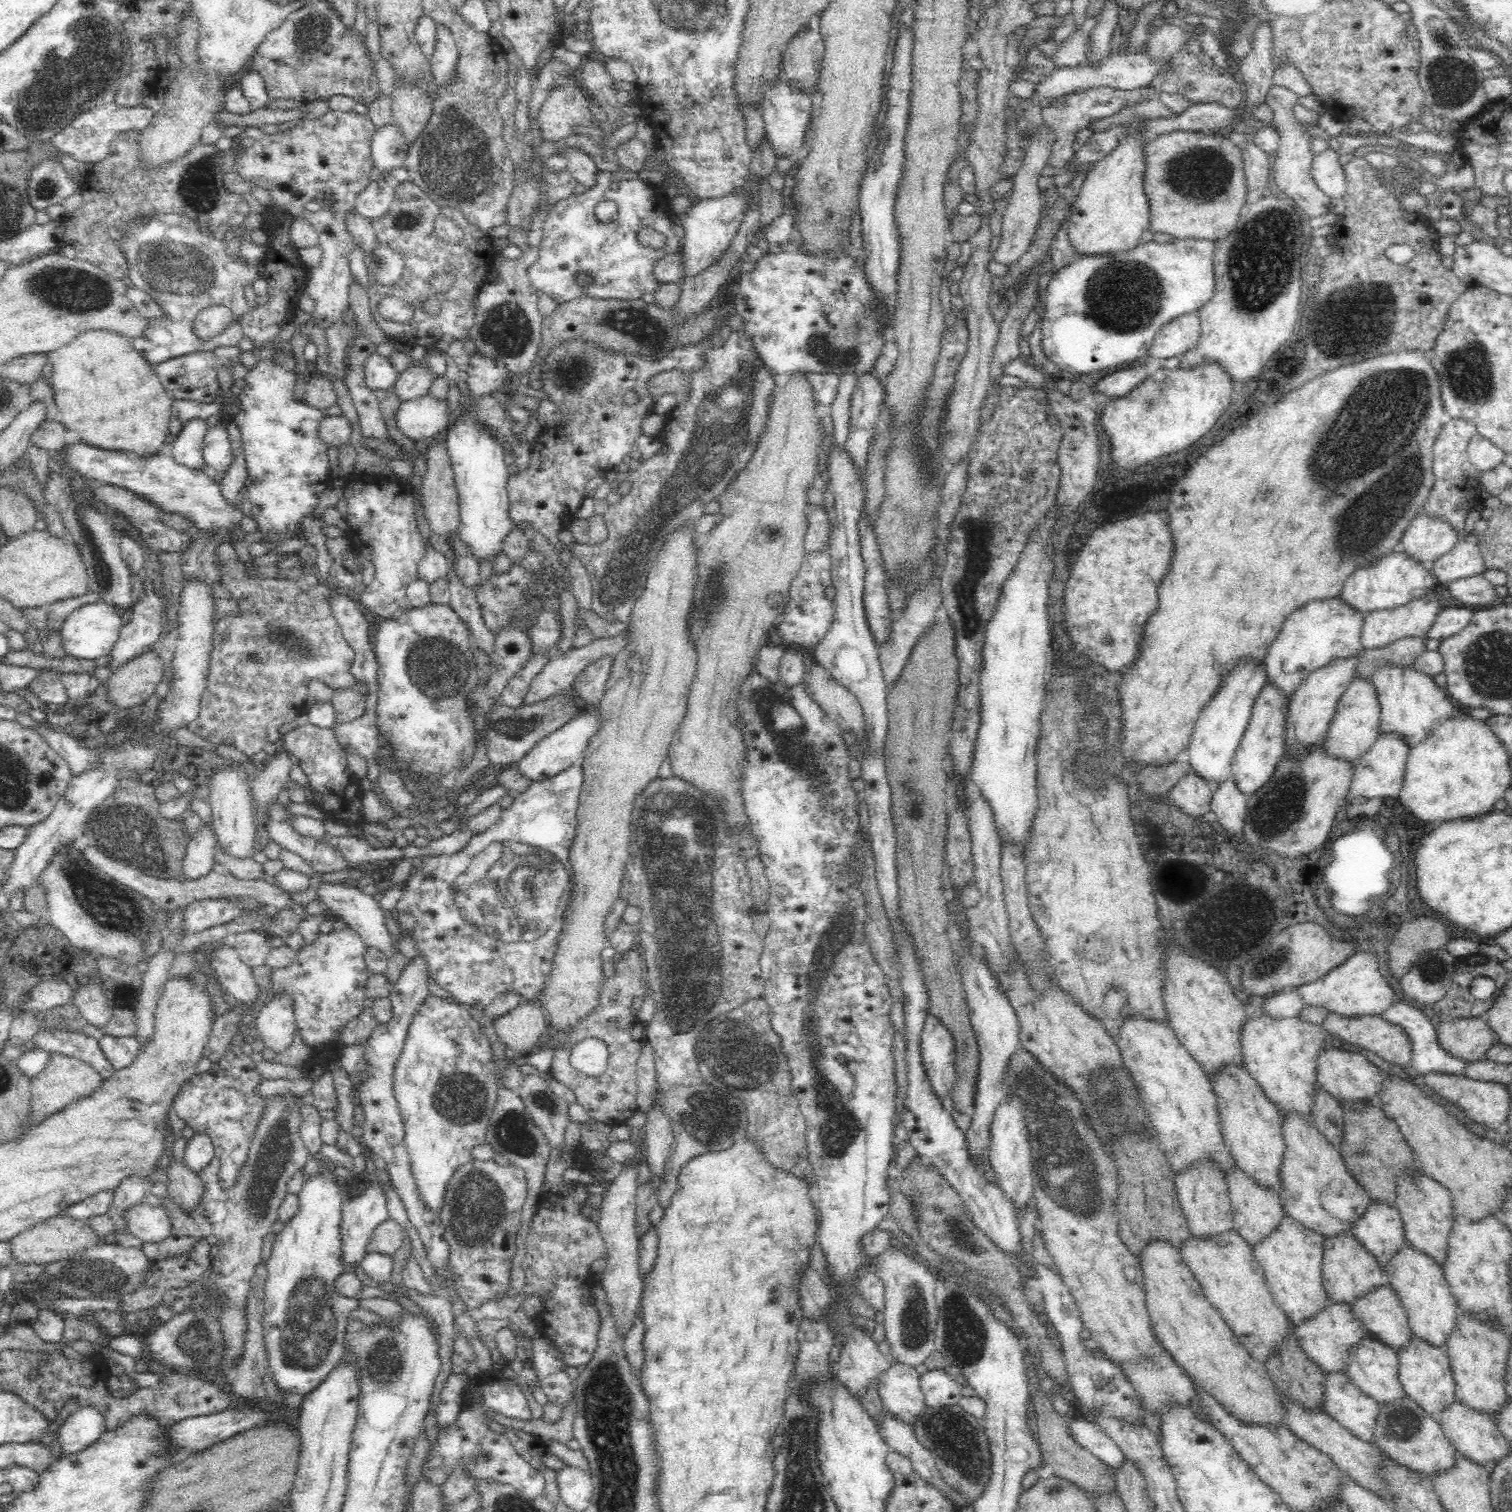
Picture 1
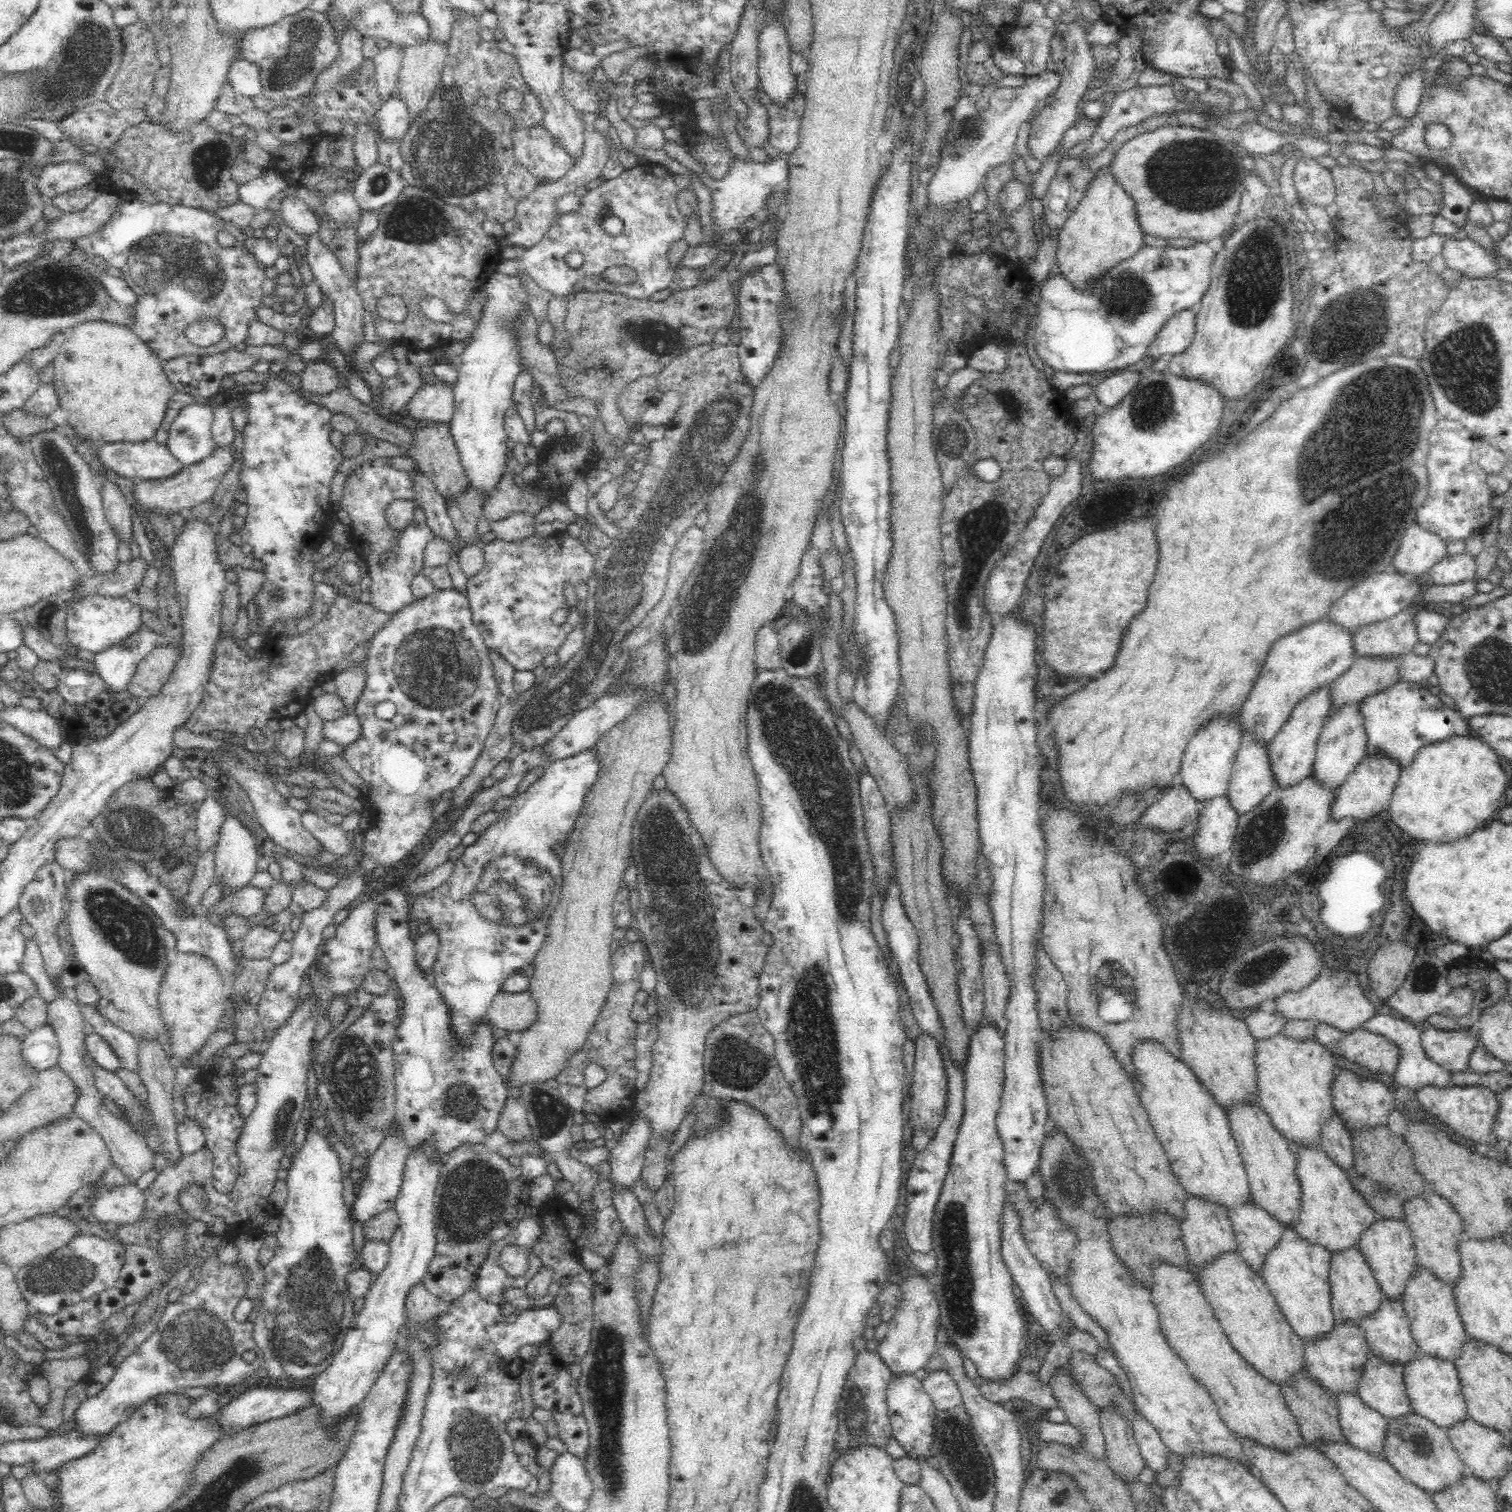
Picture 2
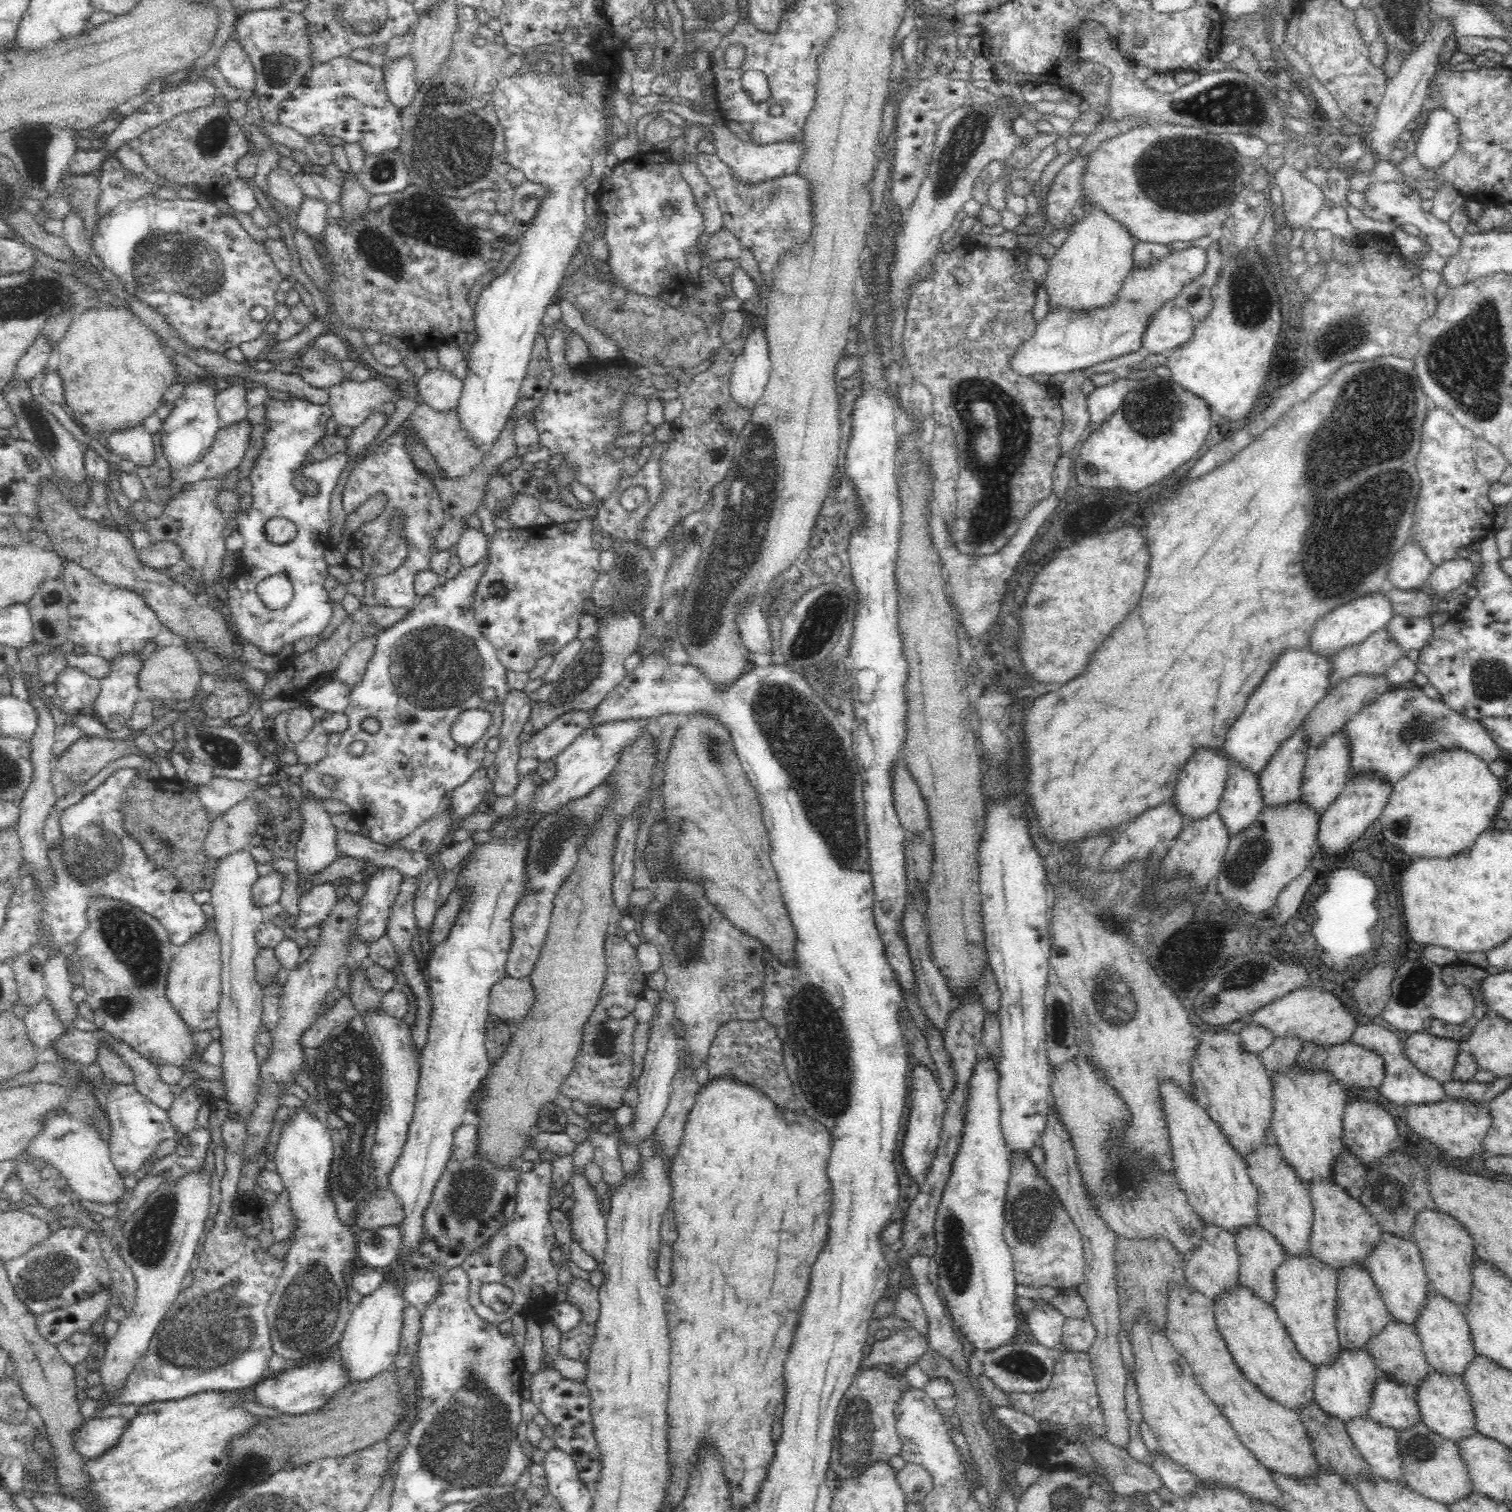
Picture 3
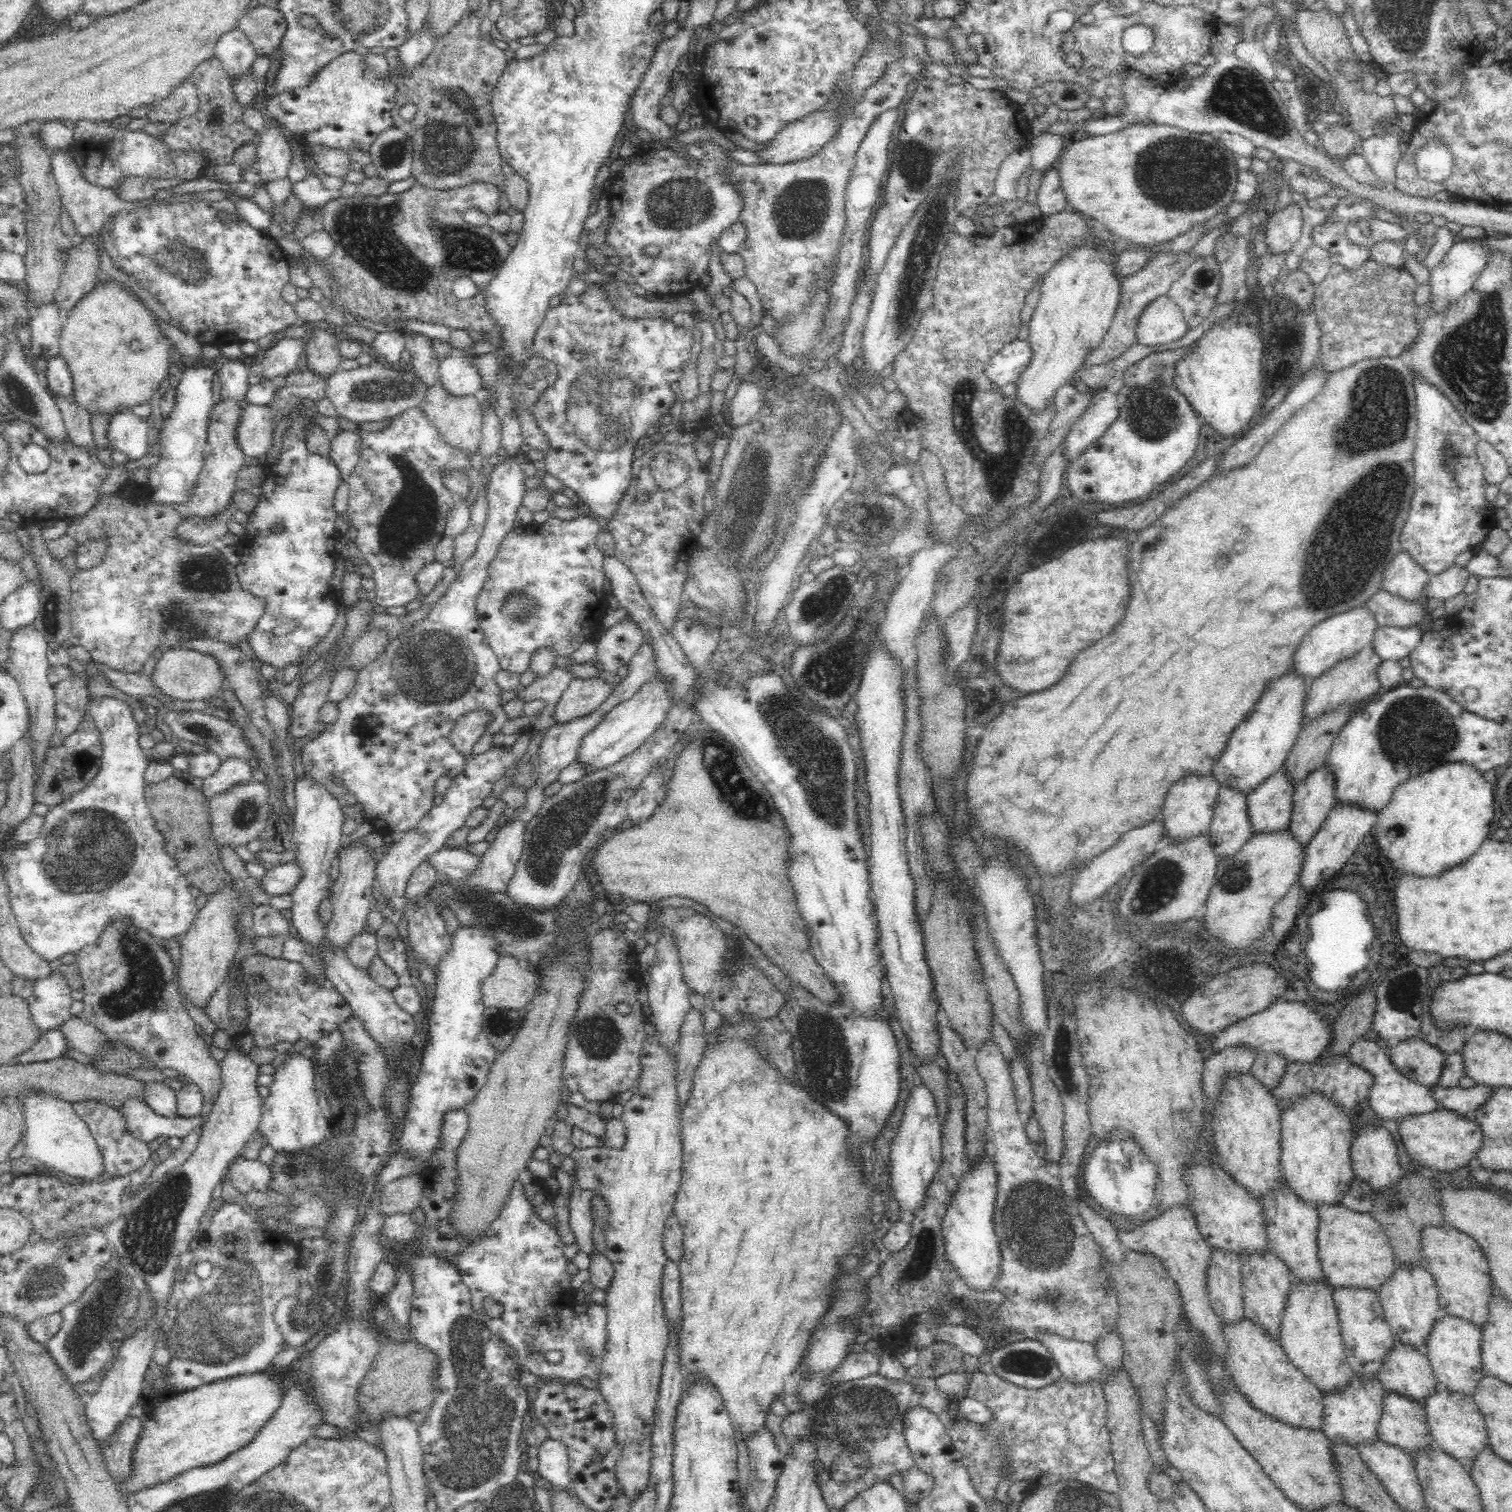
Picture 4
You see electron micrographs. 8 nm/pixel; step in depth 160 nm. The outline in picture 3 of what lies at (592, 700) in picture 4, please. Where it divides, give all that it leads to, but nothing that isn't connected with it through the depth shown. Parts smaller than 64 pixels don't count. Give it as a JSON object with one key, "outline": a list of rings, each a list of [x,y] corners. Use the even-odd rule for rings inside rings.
{"outline":[[[570,712],[520,744],[517,762],[519,780],[535,772],[539,764],[555,759],[582,731],[588,729],[589,712]]]}

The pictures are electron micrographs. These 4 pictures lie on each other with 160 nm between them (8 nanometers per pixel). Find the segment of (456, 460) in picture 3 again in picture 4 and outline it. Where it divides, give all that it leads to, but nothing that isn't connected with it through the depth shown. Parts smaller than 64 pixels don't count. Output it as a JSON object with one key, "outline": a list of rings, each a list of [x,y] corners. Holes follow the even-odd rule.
{"outline":[[[436,382],[432,388],[426,391],[426,396],[416,407],[426,416],[428,424],[432,424],[436,428],[440,439],[442,439],[446,447],[454,449],[455,452],[462,452],[466,459],[472,459],[472,456],[476,454],[476,450],[479,450],[479,445],[483,438],[481,432],[483,428],[483,411],[478,399],[476,399],[476,395],[454,398],[443,392],[441,384]]]}

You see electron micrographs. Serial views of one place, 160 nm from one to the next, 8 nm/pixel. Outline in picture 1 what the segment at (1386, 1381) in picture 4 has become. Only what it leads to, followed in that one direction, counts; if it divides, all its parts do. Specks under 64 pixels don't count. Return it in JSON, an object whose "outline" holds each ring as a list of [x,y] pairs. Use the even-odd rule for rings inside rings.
{"outline":[[[1390,1285],[1374,1287],[1355,1298],[1351,1305],[1357,1322],[1364,1325],[1369,1336],[1396,1350],[1411,1337],[1407,1314]]]}

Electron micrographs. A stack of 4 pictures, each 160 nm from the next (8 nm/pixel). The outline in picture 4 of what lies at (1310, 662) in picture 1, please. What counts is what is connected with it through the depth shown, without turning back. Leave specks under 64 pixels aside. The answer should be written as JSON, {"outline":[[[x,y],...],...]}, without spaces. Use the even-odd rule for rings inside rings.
{"outline":[[[1292,666],[1280,676],[1270,679],[1258,697],[1252,712],[1234,728],[1224,752],[1213,764],[1211,772],[1222,785],[1238,787],[1248,794],[1267,776],[1285,764],[1289,750],[1297,739],[1306,718],[1306,698],[1314,679]]]}

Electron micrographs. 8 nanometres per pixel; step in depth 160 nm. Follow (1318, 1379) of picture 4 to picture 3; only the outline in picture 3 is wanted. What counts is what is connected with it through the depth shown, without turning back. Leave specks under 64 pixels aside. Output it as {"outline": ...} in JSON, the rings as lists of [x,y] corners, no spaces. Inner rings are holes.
{"outline":[[[1310,1250],[1298,1253],[1285,1251],[1285,1257],[1280,1261],[1280,1264],[1274,1269],[1273,1273],[1274,1298],[1271,1303],[1274,1305],[1278,1317],[1284,1323],[1286,1330],[1292,1335],[1296,1347],[1314,1365],[1331,1361],[1341,1347],[1335,1311],[1338,1269],[1326,1263],[1326,1261],[1315,1257]]]}

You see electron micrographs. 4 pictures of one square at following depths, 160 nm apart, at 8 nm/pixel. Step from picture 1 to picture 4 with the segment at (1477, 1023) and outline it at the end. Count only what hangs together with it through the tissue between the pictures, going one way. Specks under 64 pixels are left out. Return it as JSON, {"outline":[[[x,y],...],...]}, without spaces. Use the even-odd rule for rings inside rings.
{"outline":[[[1414,1036],[1392,1042],[1388,1049],[1394,1065],[1406,1077],[1420,1084],[1438,1085],[1447,1056],[1440,1047]]]}

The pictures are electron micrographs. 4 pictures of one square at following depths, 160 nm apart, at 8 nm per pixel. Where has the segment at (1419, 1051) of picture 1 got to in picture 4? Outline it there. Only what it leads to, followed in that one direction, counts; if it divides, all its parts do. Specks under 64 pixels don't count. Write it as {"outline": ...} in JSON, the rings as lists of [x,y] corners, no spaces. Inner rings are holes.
{"outline":[[[1358,1037],[1348,1049],[1347,1056],[1359,1066],[1362,1066],[1374,1075],[1374,1086],[1368,1095],[1371,1110],[1382,1120],[1400,1119],[1409,1114],[1424,1114],[1441,1108],[1433,1087],[1429,1084],[1420,1084],[1409,1079],[1394,1065],[1391,1054],[1383,1048],[1376,1039]]]}

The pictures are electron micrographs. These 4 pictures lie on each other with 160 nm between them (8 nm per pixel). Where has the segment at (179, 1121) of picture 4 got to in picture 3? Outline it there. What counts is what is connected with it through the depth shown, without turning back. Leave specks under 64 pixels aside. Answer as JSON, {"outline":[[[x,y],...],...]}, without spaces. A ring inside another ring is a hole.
{"outline":[[[108,1081],[107,1104],[104,1109],[110,1126],[108,1138],[110,1162],[120,1176],[131,1176],[140,1170],[144,1160],[150,1158],[150,1154],[158,1148],[160,1142],[168,1138],[176,1139],[177,1134],[167,1115],[167,1110],[140,1094],[134,1083],[118,1084]]]}

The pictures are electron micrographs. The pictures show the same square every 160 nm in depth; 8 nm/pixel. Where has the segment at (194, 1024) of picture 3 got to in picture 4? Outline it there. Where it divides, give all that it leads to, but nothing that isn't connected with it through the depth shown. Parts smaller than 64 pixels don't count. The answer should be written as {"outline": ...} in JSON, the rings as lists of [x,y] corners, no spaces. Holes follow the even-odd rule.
{"outline":[[[225,887],[210,895],[208,901],[199,910],[192,927],[181,938],[180,962],[176,972],[175,984],[180,994],[188,998],[194,1008],[204,1010],[212,998],[212,994],[226,980],[228,968],[240,946],[238,933],[234,927],[234,909],[241,904],[238,898],[231,898]]]}

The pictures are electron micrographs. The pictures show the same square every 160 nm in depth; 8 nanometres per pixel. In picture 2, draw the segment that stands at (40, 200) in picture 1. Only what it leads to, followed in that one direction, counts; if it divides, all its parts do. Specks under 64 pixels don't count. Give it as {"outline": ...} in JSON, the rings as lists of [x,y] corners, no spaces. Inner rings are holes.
{"outline":[[[54,160],[39,172],[35,187],[40,198],[47,203],[60,194],[92,183],[95,177],[86,164]]]}

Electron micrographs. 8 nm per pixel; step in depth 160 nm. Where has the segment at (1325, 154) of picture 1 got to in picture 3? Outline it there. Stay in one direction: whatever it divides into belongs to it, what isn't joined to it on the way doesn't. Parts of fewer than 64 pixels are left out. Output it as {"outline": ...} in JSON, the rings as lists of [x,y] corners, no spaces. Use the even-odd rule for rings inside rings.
{"outline":[[[1287,163],[1271,176],[1271,182],[1281,188],[1284,200],[1281,210],[1294,230],[1307,226],[1325,206],[1327,198],[1322,186]]]}

